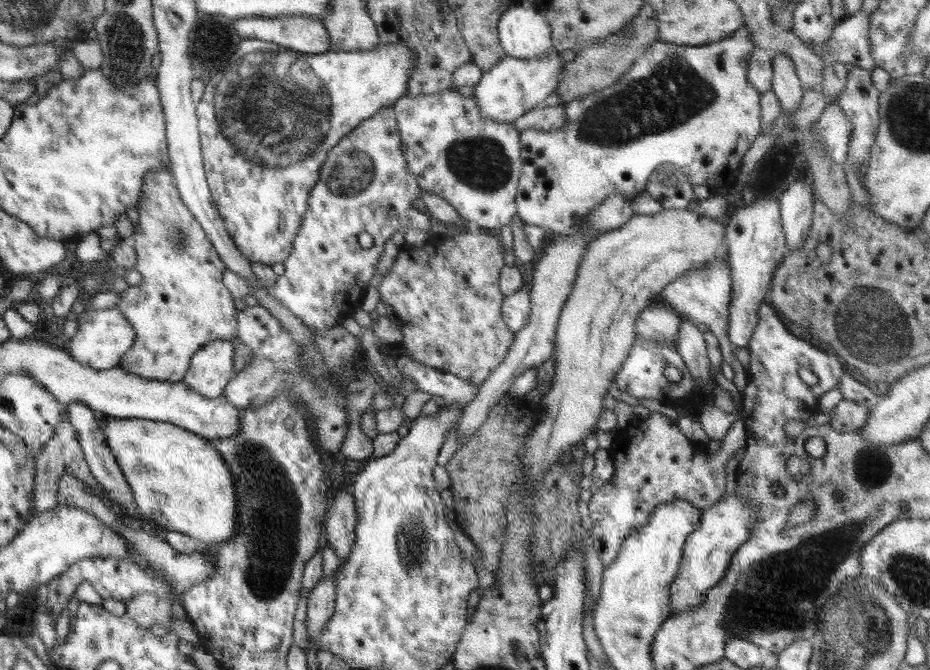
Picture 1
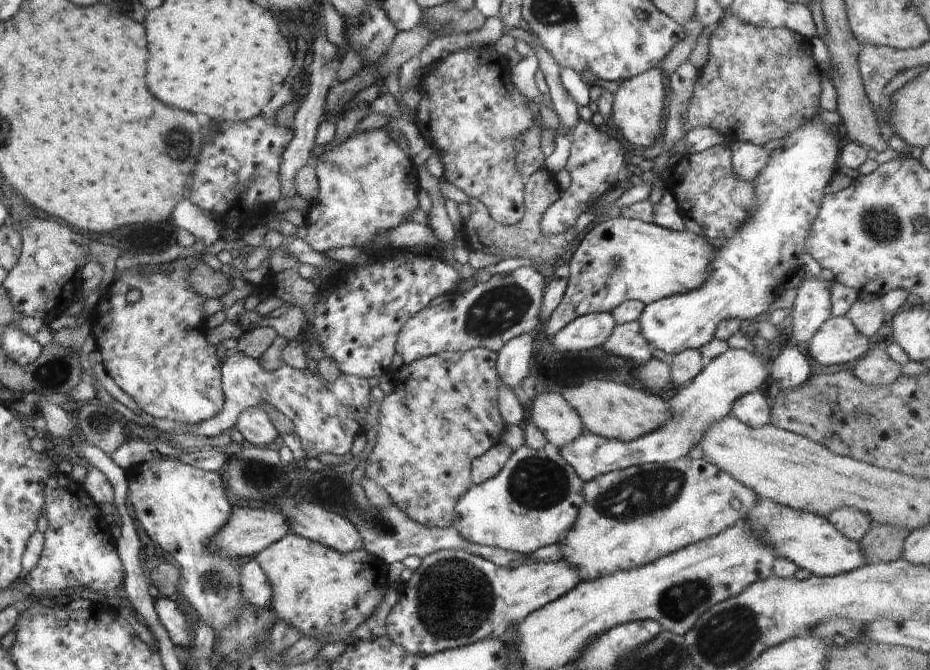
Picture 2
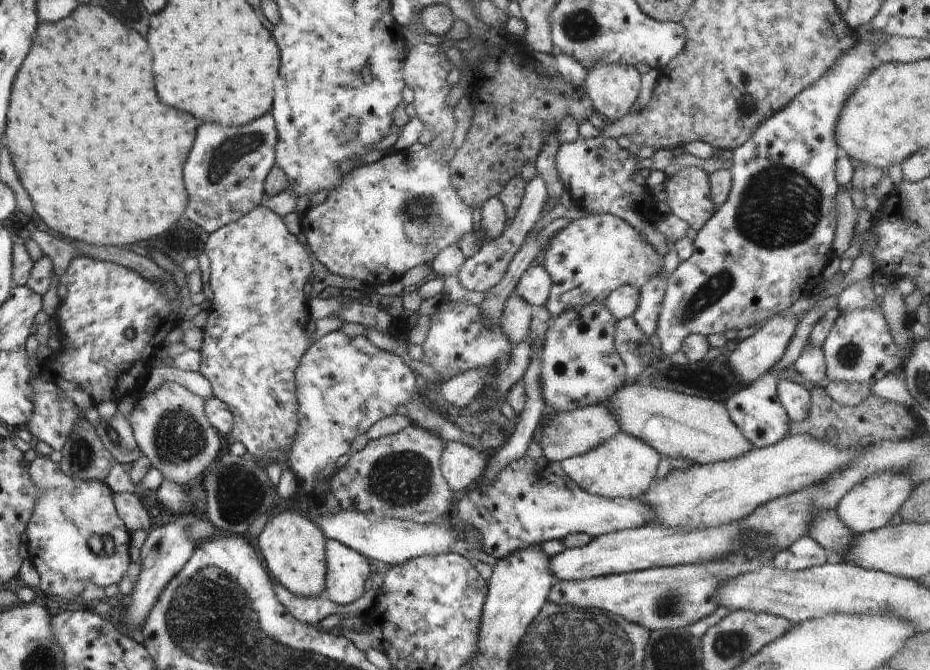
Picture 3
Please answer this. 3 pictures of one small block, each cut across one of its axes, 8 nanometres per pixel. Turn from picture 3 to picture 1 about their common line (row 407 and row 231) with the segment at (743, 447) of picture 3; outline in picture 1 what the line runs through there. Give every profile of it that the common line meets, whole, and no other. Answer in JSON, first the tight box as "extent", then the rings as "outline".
{"extent":[520,208,729,483],"outline":[[[687,208],[663,209],[660,214],[635,214],[624,226],[601,234],[586,245],[580,267],[576,269],[576,279],[572,283],[556,326],[556,375],[550,384],[550,390],[544,394],[539,404],[537,428],[527,437],[524,448],[520,450],[524,479],[528,483],[544,479],[550,465],[564,451],[568,451],[576,442],[596,434],[596,423],[604,410],[604,395],[608,392],[610,384],[616,382],[617,371],[634,343],[636,334],[633,325],[637,322],[637,314],[659,299],[664,288],[684,273],[704,267],[712,259],[729,257],[725,236],[726,226],[718,223],[716,219],[699,216]]]}

